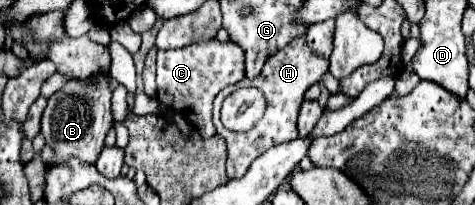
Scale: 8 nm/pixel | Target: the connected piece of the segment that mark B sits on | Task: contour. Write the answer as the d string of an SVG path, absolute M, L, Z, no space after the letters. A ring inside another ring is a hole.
M110 72L98 74L98 78L86 78L90 86L84 86L82 80L68 80L62 90L48 98L48 106L42 114L42 134L46 146L54 150L54 160L48 166L60 166L70 158L80 158L86 164L96 164L98 154L104 148L104 138L112 128L112 110L110 110Z

